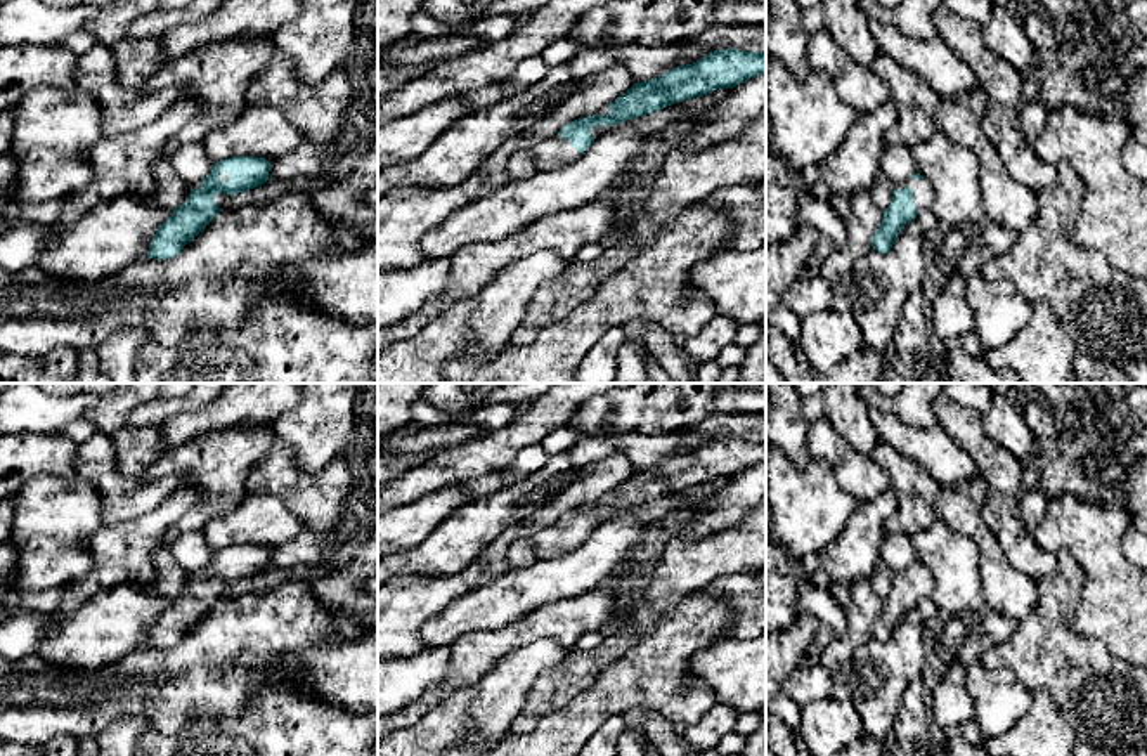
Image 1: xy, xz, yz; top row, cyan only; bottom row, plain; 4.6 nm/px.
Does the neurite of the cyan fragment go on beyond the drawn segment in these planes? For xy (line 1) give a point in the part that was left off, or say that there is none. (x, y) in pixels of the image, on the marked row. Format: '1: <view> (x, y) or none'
1: xy (220, 198)

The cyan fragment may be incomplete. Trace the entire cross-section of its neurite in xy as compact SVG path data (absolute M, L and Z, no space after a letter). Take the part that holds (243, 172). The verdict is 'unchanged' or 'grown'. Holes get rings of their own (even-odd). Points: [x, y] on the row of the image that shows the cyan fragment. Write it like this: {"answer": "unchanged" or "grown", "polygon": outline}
{"answer": "grown", "polygon": "M256 156L217 161L203 180L191 184L187 201L159 225L146 258L166 260L178 255L215 218L230 196L270 180L269 170L270 163Z"}

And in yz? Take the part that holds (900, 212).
{"answer": "grown", "polygon": "M920 173L911 175L906 182L898 184L894 196L878 229L873 234L872 246L880 253L889 253L901 229L917 218L920 210L930 208L934 189Z"}

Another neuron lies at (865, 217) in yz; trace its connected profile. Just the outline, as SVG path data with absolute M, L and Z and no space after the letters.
M868 191L854 192L851 196L851 215L844 220L847 241L825 258L820 276L832 284L846 277L852 265L873 250L872 239L884 218L884 212Z

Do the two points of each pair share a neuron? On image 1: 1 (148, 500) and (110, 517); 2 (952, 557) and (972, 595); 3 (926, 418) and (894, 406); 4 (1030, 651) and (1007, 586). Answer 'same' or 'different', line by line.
1: same
2: same
3: same
4: different

